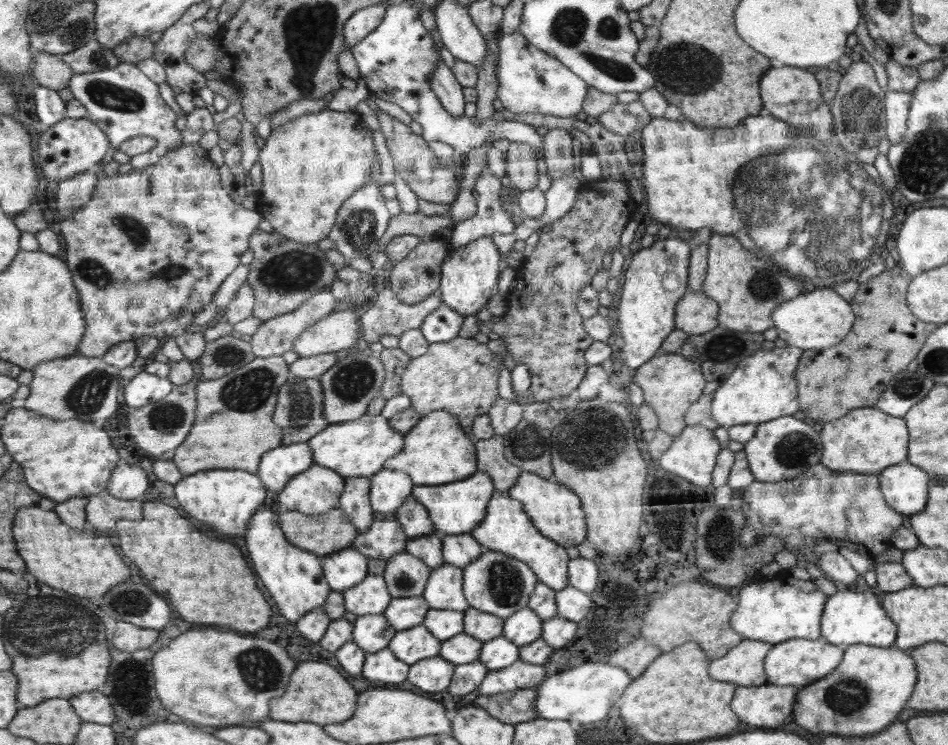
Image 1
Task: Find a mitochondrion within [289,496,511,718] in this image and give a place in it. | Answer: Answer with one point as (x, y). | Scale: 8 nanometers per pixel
(404, 577)

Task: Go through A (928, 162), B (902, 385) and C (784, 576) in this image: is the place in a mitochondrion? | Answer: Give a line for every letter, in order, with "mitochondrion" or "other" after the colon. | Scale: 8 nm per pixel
A: mitochondrion
B: mitochondrion
C: other

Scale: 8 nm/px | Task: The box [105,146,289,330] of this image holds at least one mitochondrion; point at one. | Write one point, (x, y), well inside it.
(131, 226)

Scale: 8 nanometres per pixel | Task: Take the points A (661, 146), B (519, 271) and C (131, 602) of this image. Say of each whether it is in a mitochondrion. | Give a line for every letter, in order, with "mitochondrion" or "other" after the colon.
A: other
B: other
C: mitochondrion

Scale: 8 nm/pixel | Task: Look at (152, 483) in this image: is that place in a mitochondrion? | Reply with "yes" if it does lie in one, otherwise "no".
no

